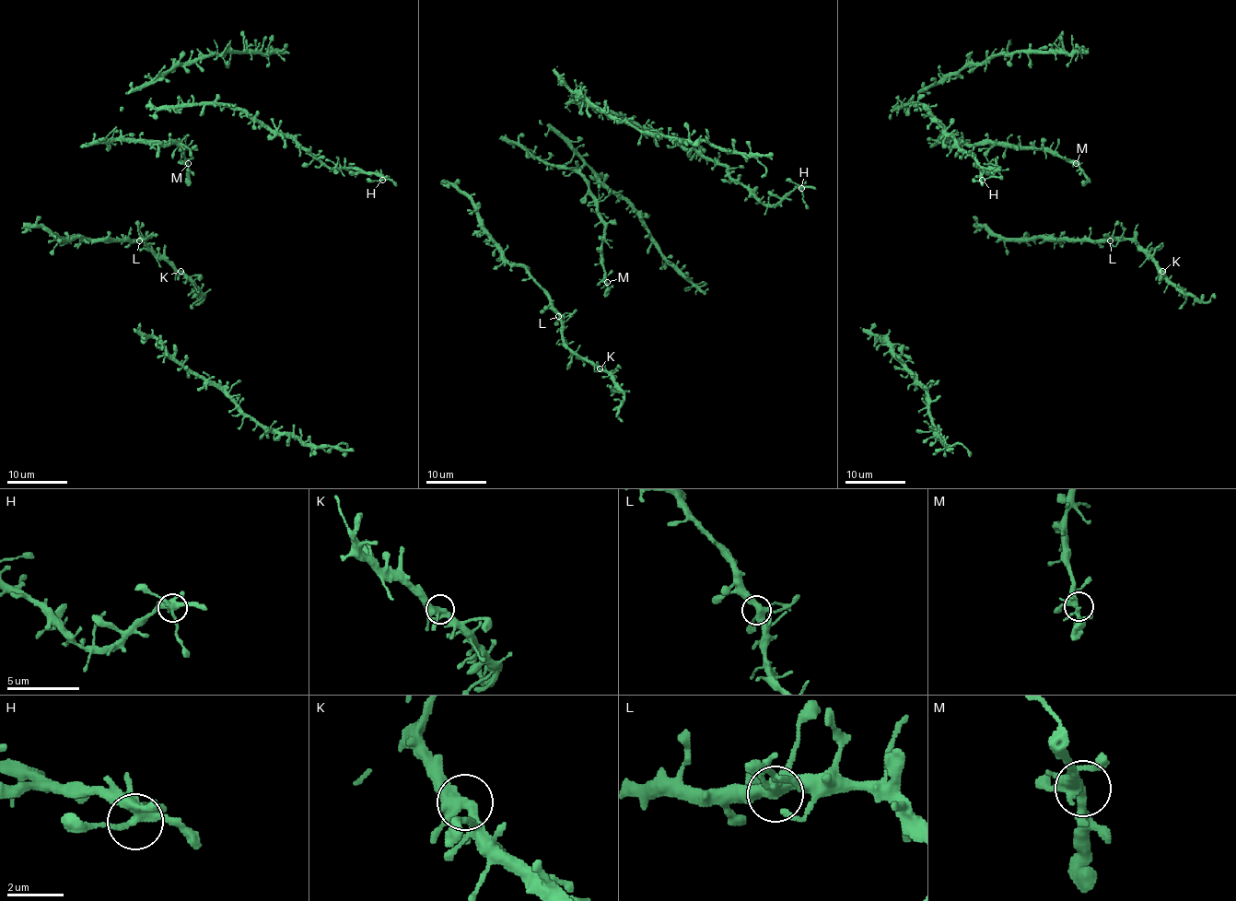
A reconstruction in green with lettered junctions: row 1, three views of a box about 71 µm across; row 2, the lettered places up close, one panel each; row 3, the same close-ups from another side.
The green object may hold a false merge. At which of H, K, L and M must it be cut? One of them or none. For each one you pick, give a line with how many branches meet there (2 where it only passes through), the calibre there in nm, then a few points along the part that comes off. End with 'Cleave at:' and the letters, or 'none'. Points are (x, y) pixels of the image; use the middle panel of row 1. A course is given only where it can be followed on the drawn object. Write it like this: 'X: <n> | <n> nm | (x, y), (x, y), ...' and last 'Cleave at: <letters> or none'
H: 6 | 360 nm | (801, 188), (804, 204), (809, 208)
Cleave at: H

